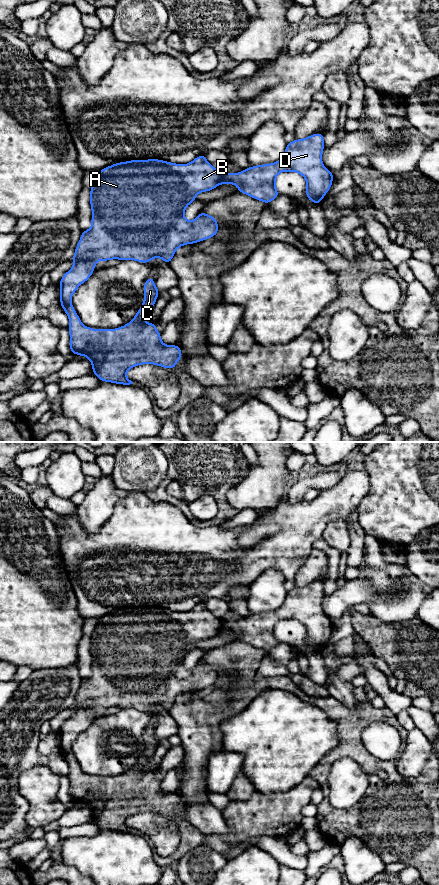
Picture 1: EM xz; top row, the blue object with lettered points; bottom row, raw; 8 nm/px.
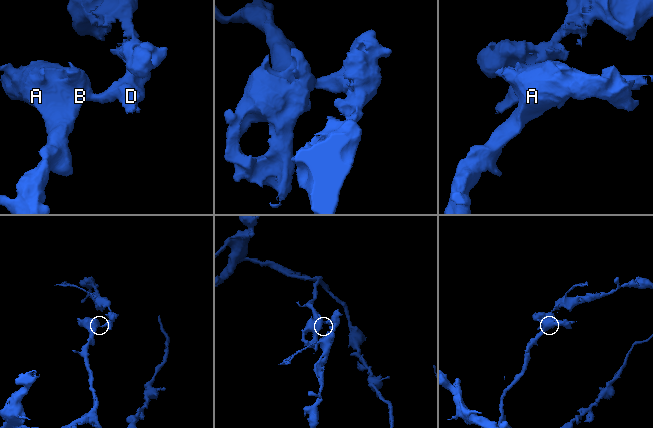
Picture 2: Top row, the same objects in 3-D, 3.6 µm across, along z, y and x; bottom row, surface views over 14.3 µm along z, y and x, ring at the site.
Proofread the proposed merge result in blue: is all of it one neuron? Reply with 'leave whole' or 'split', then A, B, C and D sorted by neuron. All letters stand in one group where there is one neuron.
split; groups A B C / D

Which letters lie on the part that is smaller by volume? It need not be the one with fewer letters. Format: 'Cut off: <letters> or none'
Cut off: D

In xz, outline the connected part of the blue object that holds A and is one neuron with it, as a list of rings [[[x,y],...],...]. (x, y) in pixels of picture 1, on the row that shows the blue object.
[[[204,154],[188,164],[160,159],[130,160],[98,171],[90,190],[91,228],[82,231],[71,259],[74,265],[62,276],[59,284],[60,305],[69,318],[70,350],[74,355],[88,358],[92,363],[92,372],[102,382],[133,384],[126,373],[130,368],[143,364],[175,369],[176,363],[182,358],[182,351],[179,345],[162,343],[161,332],[156,330],[156,322],[144,322],[159,296],[154,276],[144,283],[144,301],[133,320],[115,329],[84,326],[71,303],[72,295],[91,277],[99,260],[119,259],[149,263],[159,257],[169,265],[179,247],[216,236],[219,225],[215,217],[201,211],[196,219],[188,221],[184,213],[186,207],[196,200],[197,194],[219,186],[224,174],[223,170],[214,168]]]

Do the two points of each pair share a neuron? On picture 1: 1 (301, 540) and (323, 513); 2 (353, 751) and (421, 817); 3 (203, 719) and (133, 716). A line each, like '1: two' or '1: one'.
1: one
2: one
3: two

